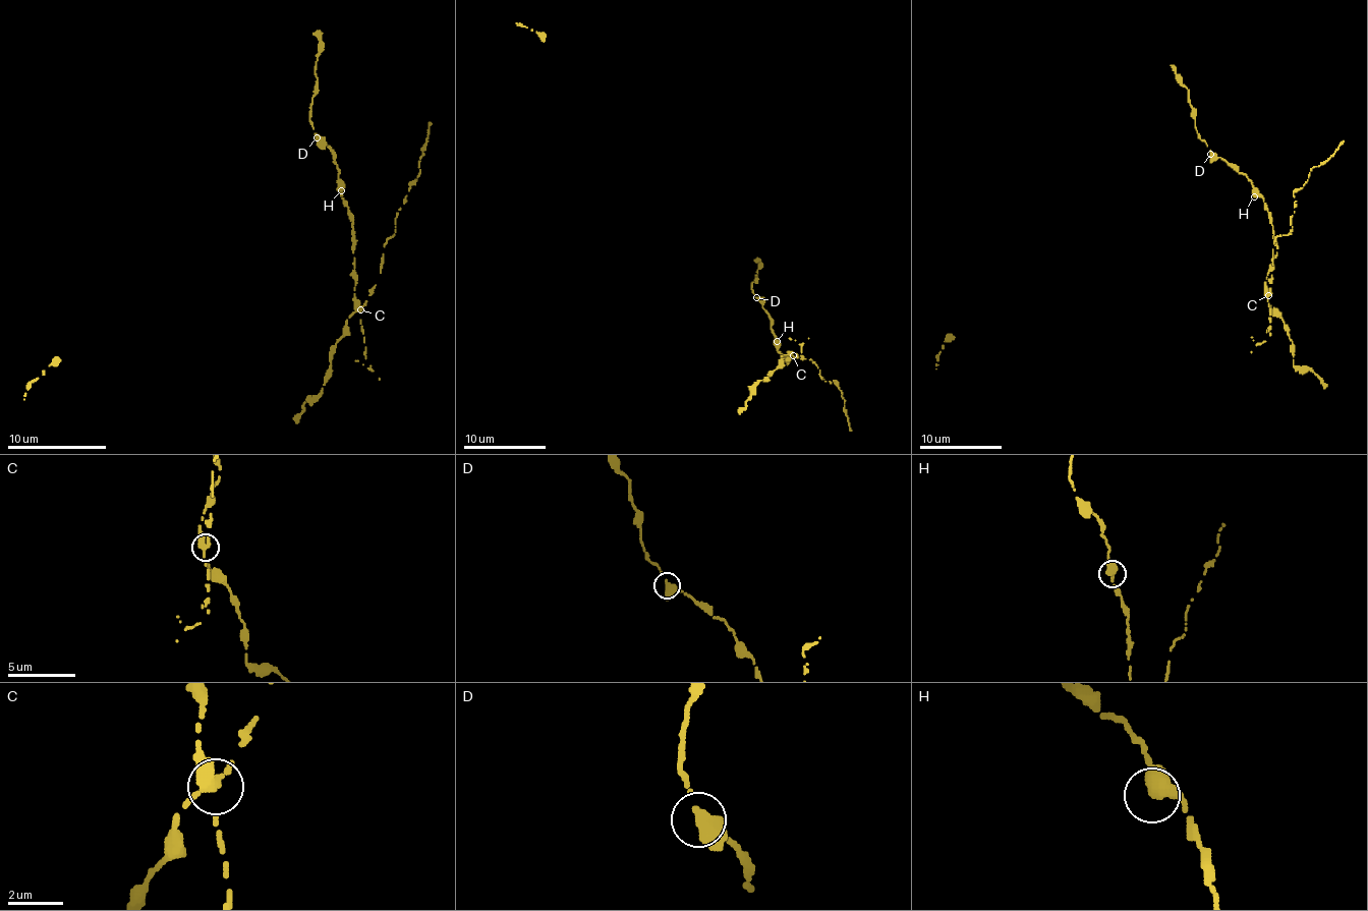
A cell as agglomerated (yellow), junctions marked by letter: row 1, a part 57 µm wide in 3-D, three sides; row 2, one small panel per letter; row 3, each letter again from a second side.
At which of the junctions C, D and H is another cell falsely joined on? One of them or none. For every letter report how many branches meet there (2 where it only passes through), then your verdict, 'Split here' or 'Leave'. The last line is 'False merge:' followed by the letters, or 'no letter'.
C: Branches: 2. Split here
D: Branches: 2. Leave
H: Branches: 2. Leave
False merge: C

